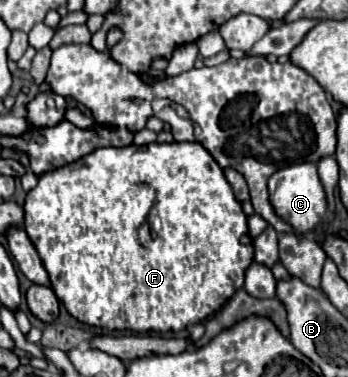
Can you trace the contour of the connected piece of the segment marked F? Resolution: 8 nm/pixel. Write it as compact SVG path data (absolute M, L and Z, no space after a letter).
M199 143L99 149L71 165L41 175L37 187L27 193L23 210L23 227L53 287L31 285L27 291L29 311L45 323L57 319L59 299L69 315L99 329L181 331L203 321L231 299L243 287L245 271L253 263L253 245L239 243L241 235L247 233L247 215L235 199L223 169Z

